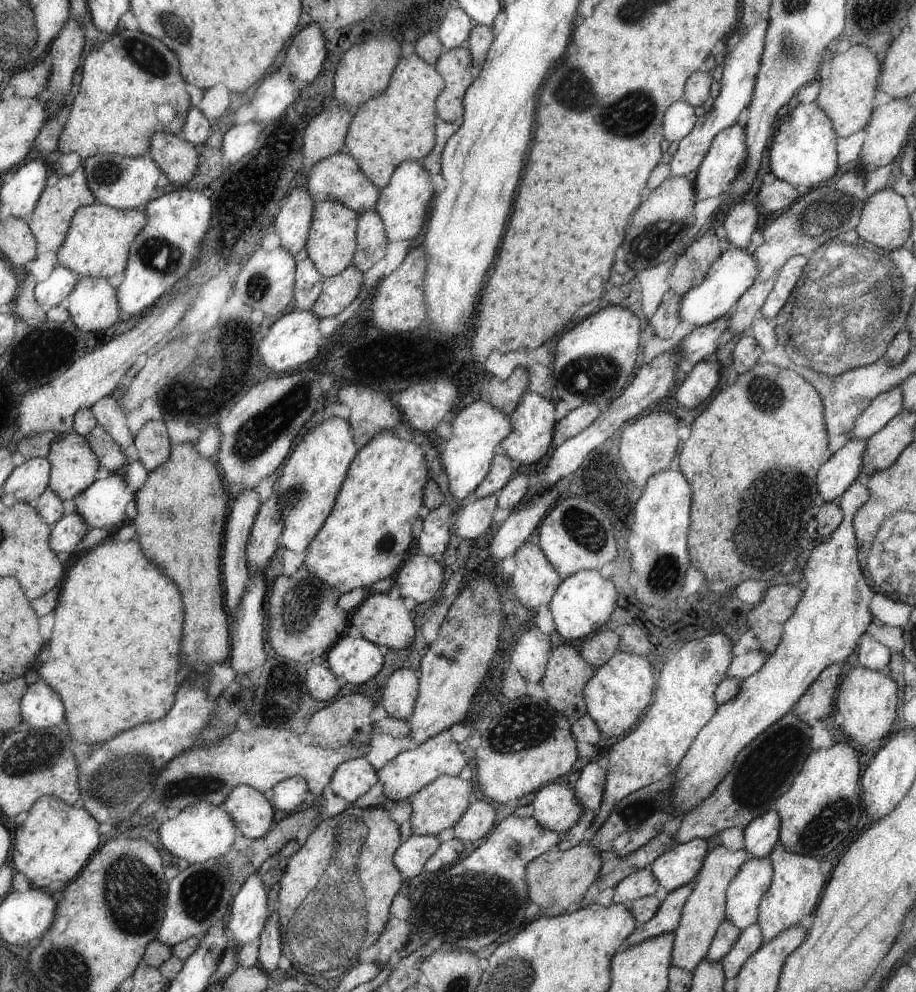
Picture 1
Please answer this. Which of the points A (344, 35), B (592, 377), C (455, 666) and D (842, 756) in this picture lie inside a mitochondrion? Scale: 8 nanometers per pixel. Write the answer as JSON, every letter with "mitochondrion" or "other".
{"A":"other","B":"mitochondrion","C":"other","D":"other"}

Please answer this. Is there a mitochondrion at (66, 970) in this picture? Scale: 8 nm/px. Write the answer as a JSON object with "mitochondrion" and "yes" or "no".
{"mitochondrion":"yes"}

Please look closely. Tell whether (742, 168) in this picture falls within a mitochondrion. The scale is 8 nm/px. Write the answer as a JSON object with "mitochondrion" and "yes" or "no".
{"mitochondrion":"no"}

